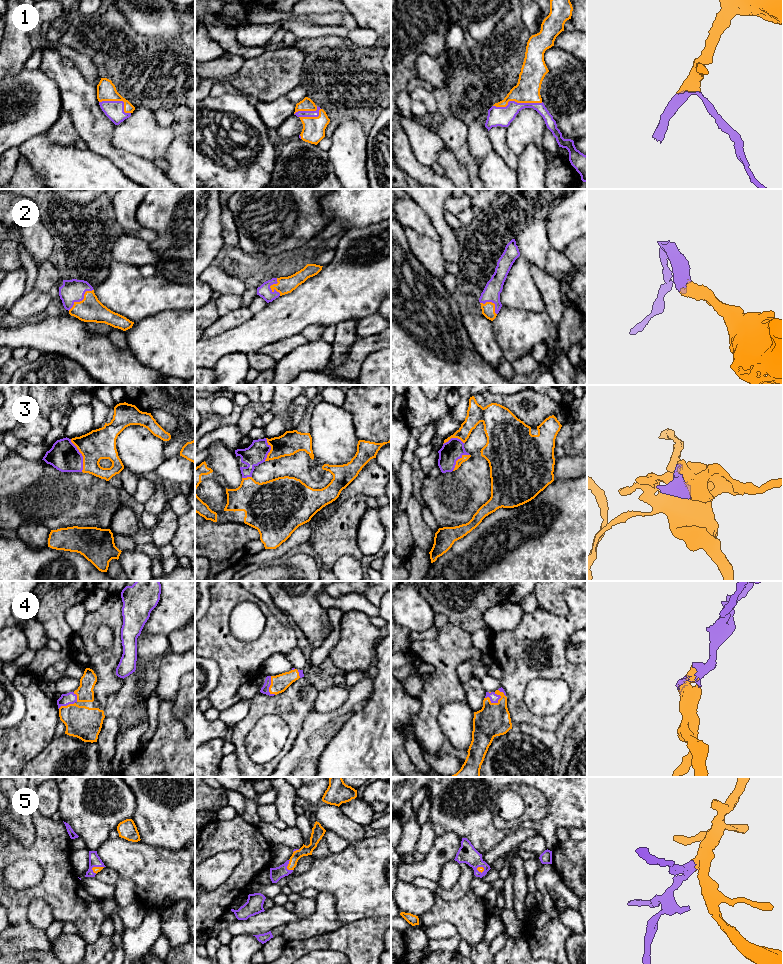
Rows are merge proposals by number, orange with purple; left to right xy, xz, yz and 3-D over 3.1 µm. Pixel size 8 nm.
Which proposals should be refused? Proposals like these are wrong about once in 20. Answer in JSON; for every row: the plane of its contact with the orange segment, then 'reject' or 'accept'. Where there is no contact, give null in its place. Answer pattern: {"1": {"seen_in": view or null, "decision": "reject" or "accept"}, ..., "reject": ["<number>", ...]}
{"1": {"seen_in": "xz", "decision": "accept"}, "2": {"seen_in": "xy", "decision": "accept"}, "3": {"seen_in": "xy", "decision": "accept"}, "4": {"seen_in": "yz", "decision": "accept"}, "5": {"seen_in": "xz", "decision": "accept"}, "reject": []}

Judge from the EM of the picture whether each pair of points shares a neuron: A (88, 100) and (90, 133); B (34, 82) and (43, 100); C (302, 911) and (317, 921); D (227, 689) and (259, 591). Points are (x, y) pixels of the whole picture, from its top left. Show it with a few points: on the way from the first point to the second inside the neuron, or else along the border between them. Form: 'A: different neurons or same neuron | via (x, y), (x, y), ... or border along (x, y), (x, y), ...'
A: same neuron | via (88, 108), (90, 125)
B: same neuron | via (35, 86), (41, 92), (41, 96)
C: different neurons | border along (316, 899), (316, 909), (311, 914), (302, 918)
D: different neurons | border along (247, 591), (258, 597), (273, 614)

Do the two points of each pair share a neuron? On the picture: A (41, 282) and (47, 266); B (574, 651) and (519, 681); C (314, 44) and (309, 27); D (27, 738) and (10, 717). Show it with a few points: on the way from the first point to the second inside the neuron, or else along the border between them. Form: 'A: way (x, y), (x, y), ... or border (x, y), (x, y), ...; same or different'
A: way (45, 278), (47, 270); same
B: border (566, 647), (566, 658), (576, 664); different
C: border (335, 34), (298, 40); different
D: border (25, 702), (24, 717), (10, 728); different

